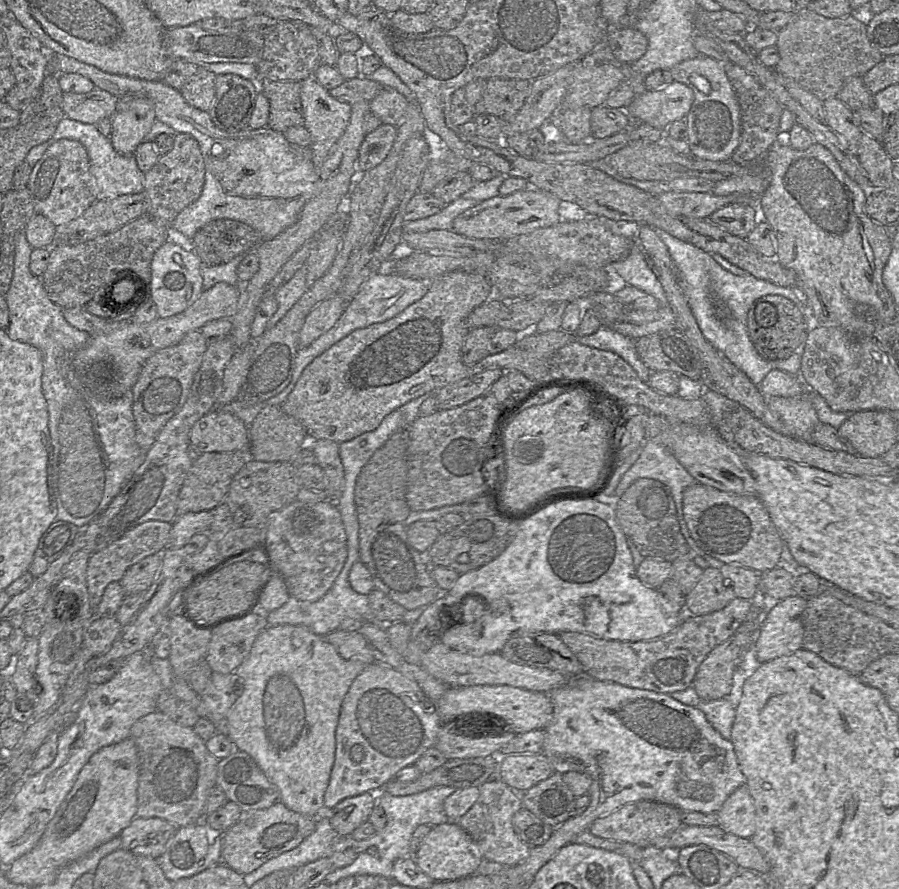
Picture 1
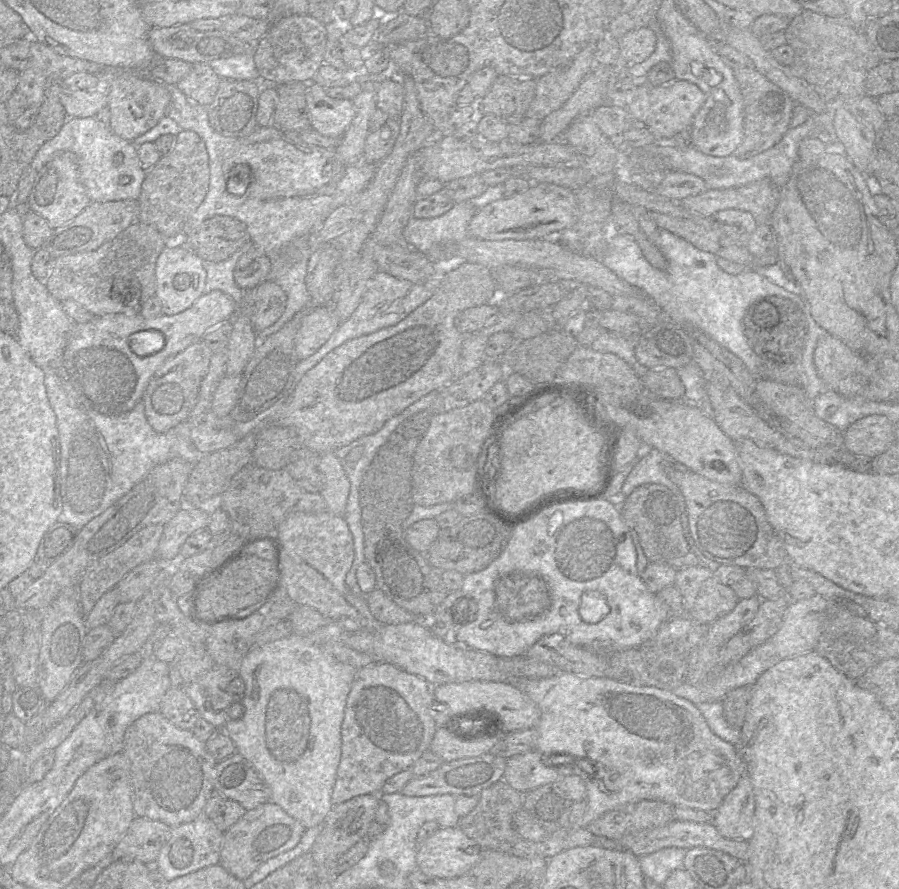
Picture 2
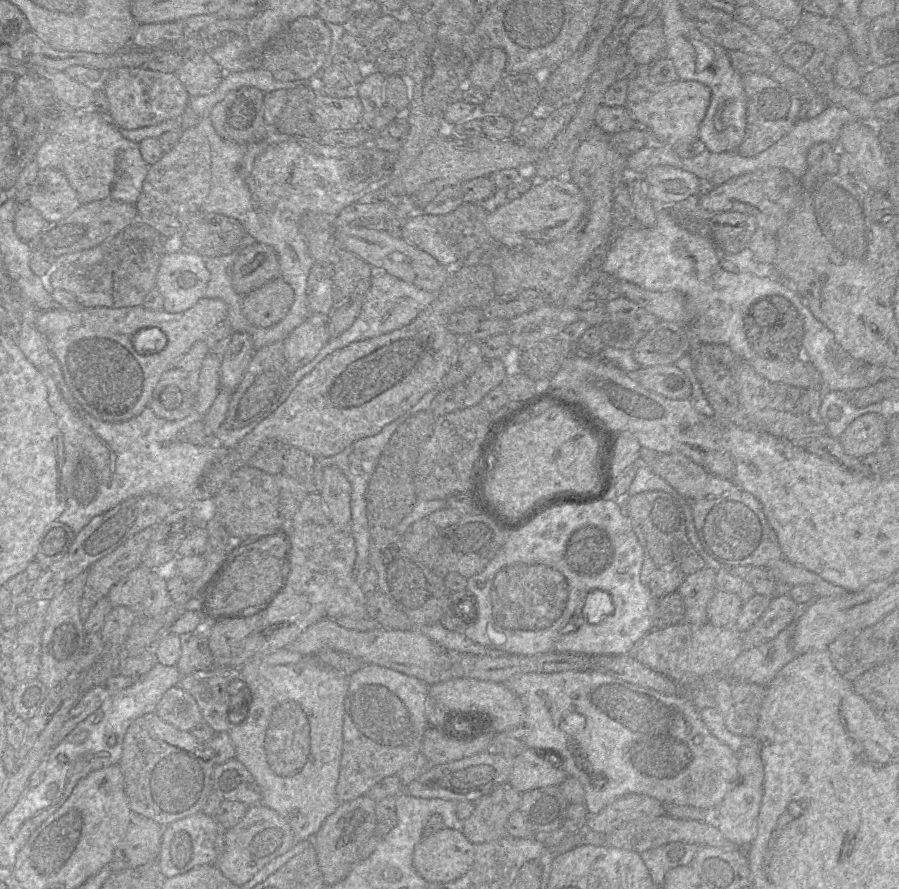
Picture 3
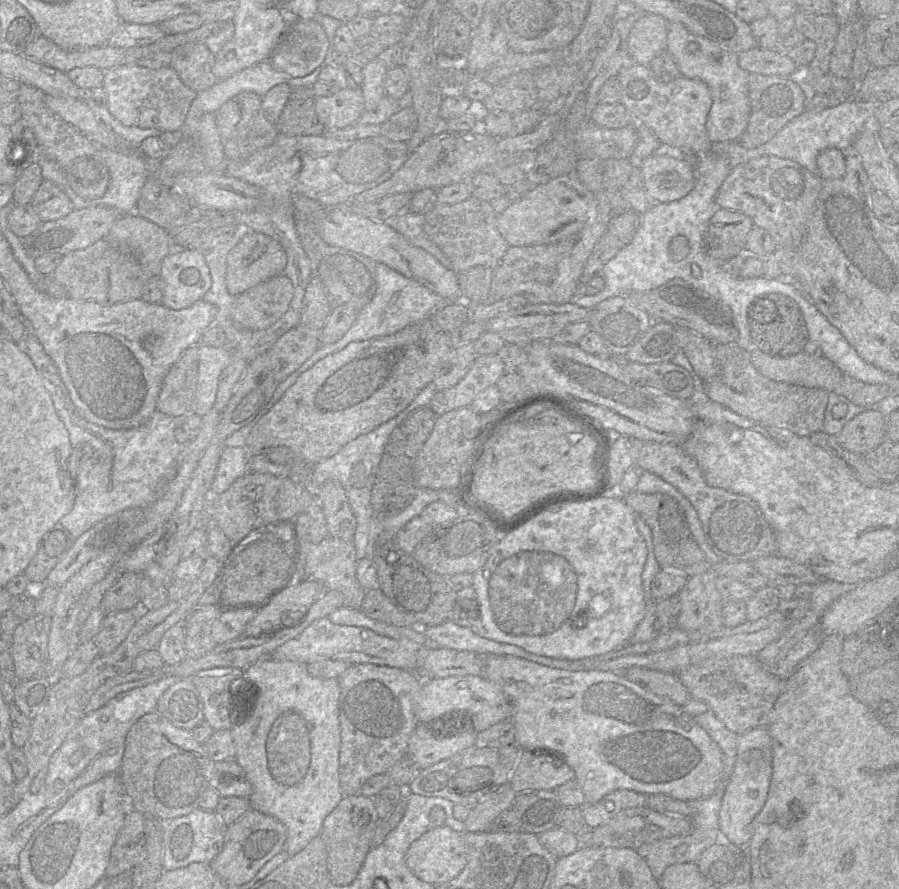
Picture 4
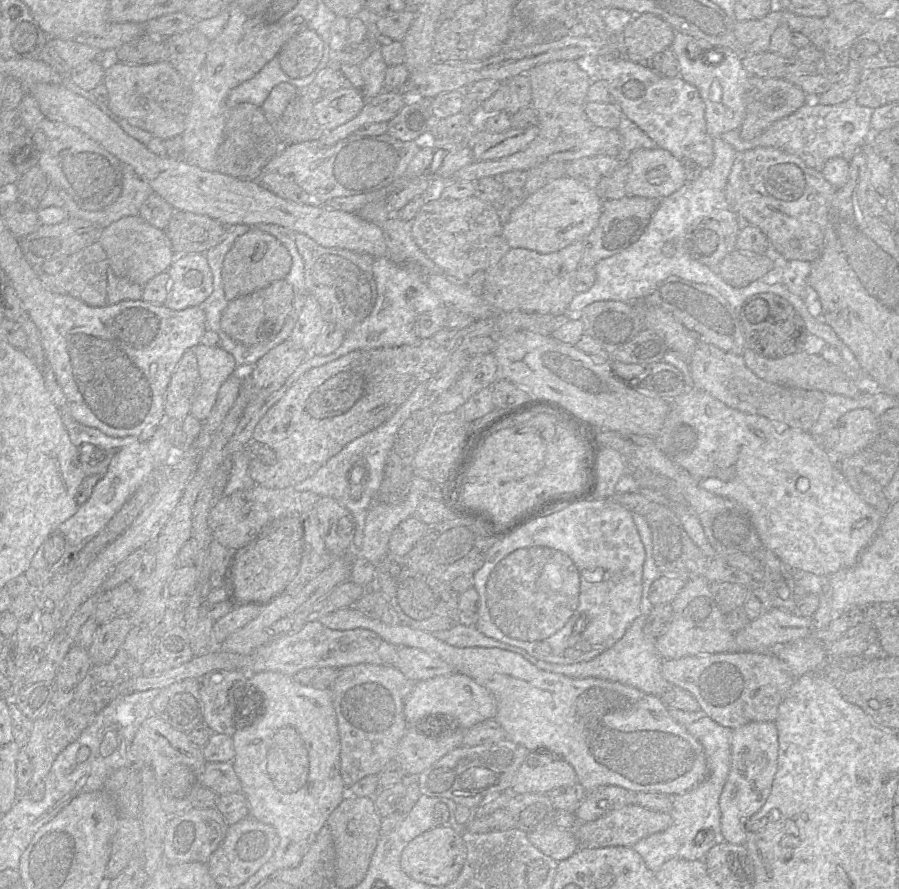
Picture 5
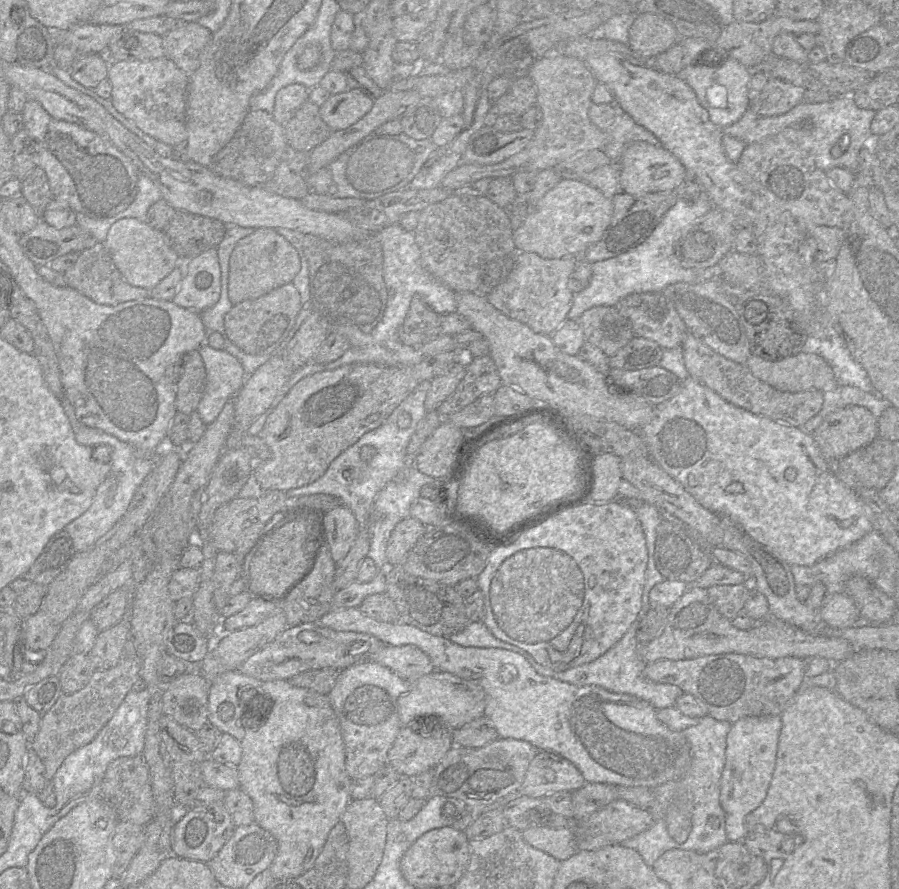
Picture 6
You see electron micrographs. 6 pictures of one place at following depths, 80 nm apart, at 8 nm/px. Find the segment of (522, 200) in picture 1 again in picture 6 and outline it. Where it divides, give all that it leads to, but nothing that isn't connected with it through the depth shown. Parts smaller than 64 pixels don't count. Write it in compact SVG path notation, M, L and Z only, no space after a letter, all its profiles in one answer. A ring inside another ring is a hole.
M562 179L554 188L547 192L533 208L523 224L513 232L513 240L518 252L536 253L545 259L565 257L581 257L593 244L598 242L610 224L613 214L613 203L597 188L584 181Z

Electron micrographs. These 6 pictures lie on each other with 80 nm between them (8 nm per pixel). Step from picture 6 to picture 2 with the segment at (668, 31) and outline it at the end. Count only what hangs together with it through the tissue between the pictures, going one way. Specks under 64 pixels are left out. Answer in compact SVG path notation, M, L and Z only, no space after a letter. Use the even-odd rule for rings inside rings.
M642 27L626 33L617 41L621 56L630 65L648 59L655 51L657 38L654 30Z

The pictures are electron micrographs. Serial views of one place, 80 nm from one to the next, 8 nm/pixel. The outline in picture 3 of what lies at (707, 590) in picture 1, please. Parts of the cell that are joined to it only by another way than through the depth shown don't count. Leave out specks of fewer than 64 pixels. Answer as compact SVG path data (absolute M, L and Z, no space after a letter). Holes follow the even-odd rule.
M716 590L707 606L708 623L716 626L733 626L742 604L742 600L736 594Z

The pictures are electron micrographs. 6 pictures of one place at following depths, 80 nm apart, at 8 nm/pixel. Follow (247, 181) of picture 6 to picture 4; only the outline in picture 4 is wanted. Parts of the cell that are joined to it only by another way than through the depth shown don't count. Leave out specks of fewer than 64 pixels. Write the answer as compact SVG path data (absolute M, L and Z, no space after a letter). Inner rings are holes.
M242 92L225 102L216 112L224 154L229 161L244 161L257 150L270 146L278 136L276 126L264 116L262 98L253 92Z

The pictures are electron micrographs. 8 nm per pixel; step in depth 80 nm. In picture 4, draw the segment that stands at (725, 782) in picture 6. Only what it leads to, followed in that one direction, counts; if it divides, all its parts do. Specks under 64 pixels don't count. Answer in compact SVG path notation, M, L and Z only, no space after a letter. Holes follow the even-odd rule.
M756 727L737 737L737 753L733 772L726 785L720 812L721 837L739 847L748 847L753 829L752 821L763 808L772 775L772 739L766 727Z

